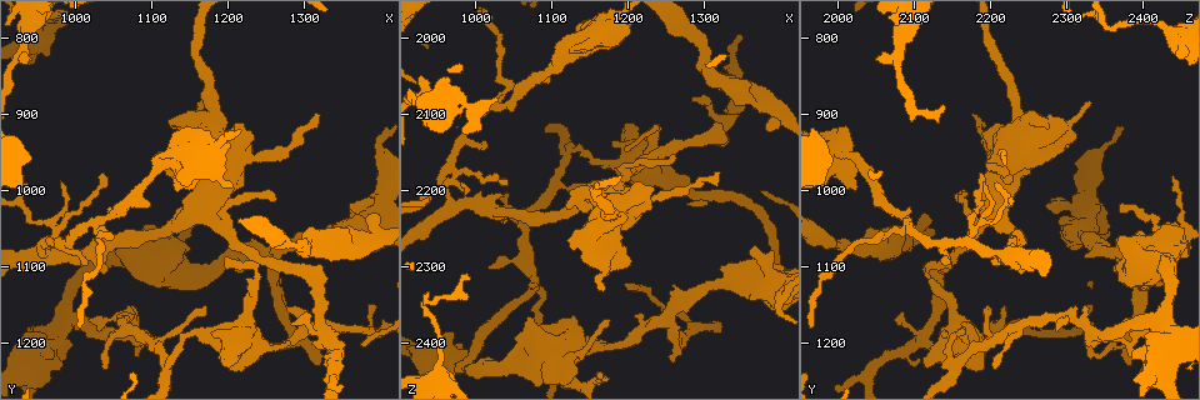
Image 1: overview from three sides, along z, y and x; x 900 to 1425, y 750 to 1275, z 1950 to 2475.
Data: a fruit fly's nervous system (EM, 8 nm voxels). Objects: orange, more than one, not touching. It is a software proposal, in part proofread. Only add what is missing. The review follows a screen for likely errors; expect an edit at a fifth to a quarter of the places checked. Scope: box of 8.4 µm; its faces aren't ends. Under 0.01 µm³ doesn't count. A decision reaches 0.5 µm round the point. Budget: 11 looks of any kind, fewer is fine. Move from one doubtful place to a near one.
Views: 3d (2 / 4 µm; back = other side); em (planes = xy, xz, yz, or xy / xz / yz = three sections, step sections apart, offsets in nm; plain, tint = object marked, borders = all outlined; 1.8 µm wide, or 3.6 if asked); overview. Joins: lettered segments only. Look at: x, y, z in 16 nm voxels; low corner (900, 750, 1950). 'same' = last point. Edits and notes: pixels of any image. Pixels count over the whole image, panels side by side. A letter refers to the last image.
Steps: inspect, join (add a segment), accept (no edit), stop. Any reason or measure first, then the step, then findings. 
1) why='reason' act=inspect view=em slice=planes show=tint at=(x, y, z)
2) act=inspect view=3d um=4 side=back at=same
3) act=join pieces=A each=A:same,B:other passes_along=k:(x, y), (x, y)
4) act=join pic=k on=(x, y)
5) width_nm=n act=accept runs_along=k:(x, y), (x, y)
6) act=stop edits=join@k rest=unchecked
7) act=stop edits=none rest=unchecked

why='three arms meet' act=inspect view=em slice=planes show=borders at=(1315, 1070, 2055)

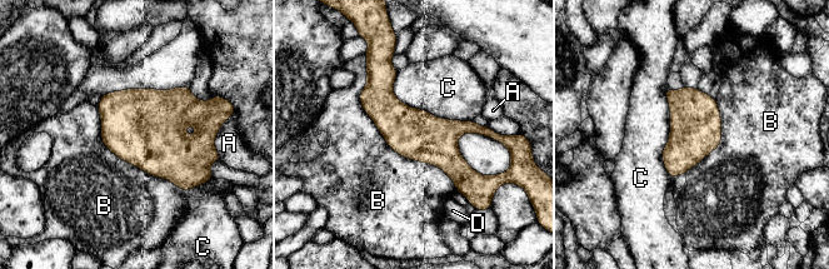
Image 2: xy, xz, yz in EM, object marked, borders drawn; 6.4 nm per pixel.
act=accept each=A:other,B:other,C:other,D:other found='none of them fits'

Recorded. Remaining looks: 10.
why='abrupt turn' act=inspect view=em um=3.6 slice=yz step=8 show=borders at=(1115, 1230, 2155)

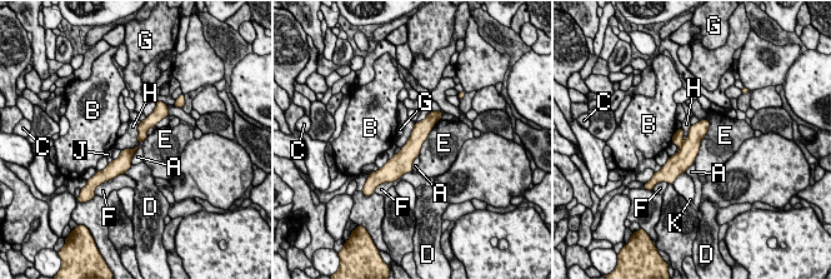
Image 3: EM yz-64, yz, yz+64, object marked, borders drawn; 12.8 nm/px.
act=accept each=A:other,B:other,C:other,D:other,E:other,F:other,G:other,H:other,J:other,K:other border=3:(138, 125), (138, 144), (121, 150) found='no lettered segment goes on from it'

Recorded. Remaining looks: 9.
why='sharp bend' act=inspect view=3d um=4 at=(965, 1090, 2220)

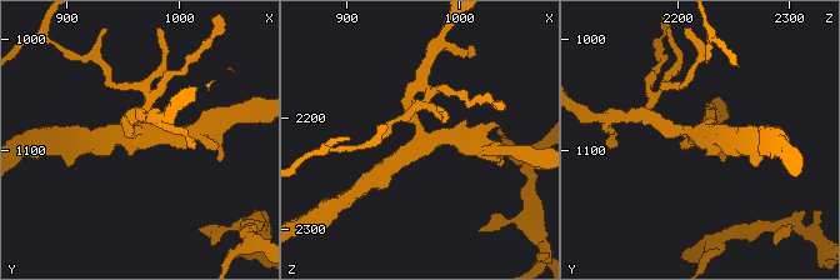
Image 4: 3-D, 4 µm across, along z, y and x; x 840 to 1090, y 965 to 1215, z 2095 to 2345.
arms=3 arm_widths_nm=180,240,300 why='need the tissue' act=inspect view=em slice=yz step=8 show=tint at=(968, 1088, 2218)

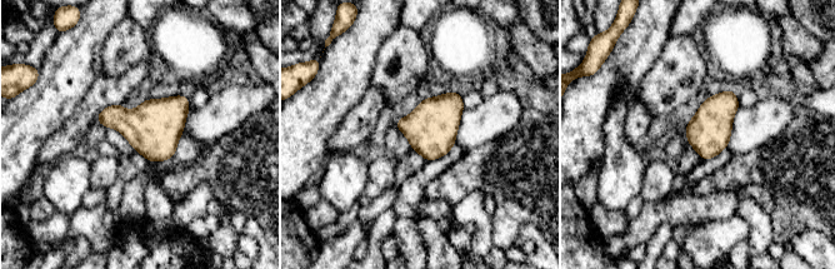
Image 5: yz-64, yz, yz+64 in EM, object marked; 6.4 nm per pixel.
act=inspect view=em slice=planes show=borders at=same

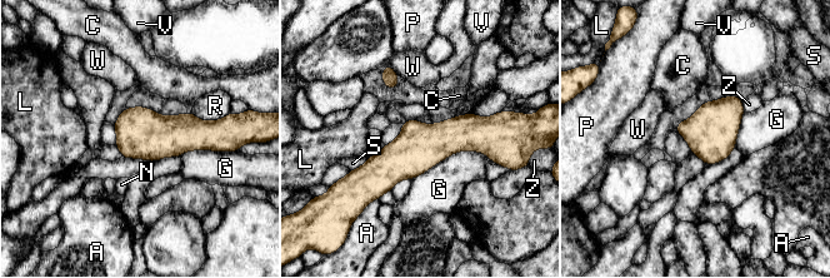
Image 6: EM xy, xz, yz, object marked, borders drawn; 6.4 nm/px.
act=accept each=A:other,C:other,G:other,L:other,N:other,P:other,R:other,S:other,V:other,W:other,Z:other found='no lettered segment goes on from it'

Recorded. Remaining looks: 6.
act=inspect view=3d um=2 at=(1145, 1035, 2410)

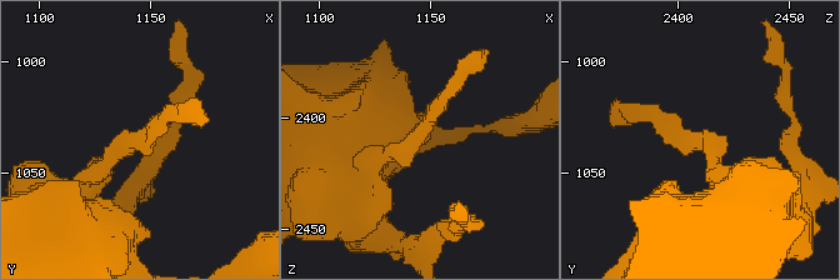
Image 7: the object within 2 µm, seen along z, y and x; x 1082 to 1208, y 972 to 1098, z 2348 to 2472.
why='now the EM' act=inspect view=em slice=planes show=tint at=(1141, 1036, 2411)

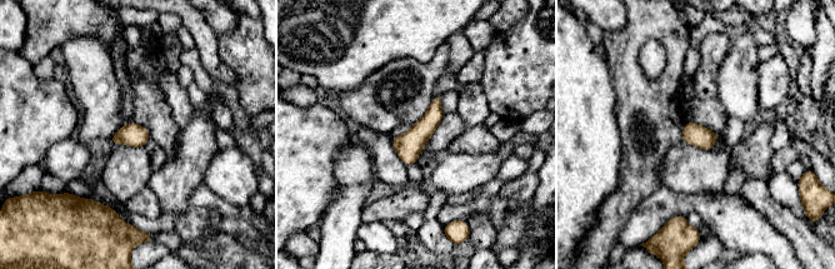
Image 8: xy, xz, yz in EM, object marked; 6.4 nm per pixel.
why='see the neighbours' act=inspect view=em slice=planes show=borders at=same

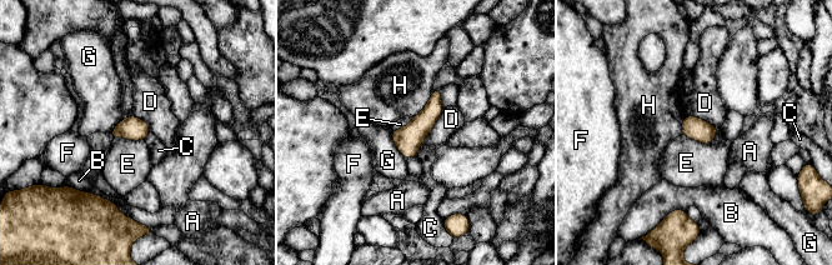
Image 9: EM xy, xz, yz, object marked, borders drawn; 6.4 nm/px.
act=accept each=A:other,B:other,C:other,D:other,E:other,F:other,G:other,H:other border=9:(144, 139), (118, 136), (113, 141) found='none of them fits'

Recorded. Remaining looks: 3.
act=stop edits=none rest=unchecked

